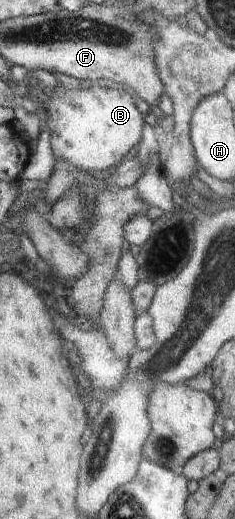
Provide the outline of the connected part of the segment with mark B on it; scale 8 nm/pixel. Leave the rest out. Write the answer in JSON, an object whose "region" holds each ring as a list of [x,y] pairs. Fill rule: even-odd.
{"region":[[[81,82],[79,87],[74,87],[74,89],[68,88],[64,86],[62,83],[49,92],[52,97],[50,103],[48,103],[48,107],[46,109],[40,109],[41,114],[43,115],[43,119],[45,122],[45,126],[50,127],[50,143],[52,148],[52,153],[56,160],[60,159],[60,161],[66,161],[72,169],[78,169],[78,171],[86,171],[92,174],[93,176],[103,176],[109,169],[114,169],[118,166],[123,160],[124,155],[127,155],[128,151],[130,151],[136,145],[139,145],[140,141],[142,141],[142,135],[144,135],[144,125],[146,125],[146,121],[144,121],[143,110],[144,108],[138,103],[137,98],[134,94],[125,89],[124,87],[110,86],[107,88],[103,88],[97,83],[90,85],[90,87],[85,87]]]}

